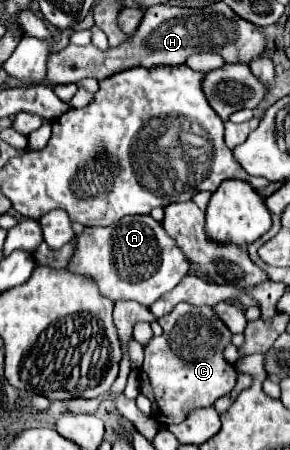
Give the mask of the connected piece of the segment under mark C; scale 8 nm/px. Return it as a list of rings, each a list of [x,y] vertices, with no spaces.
[[[181,302],[159,320],[159,326],[163,328],[163,334],[153,338],[145,348],[145,362],[141,366],[141,394],[147,396],[153,404],[153,418],[163,424],[179,424],[185,420],[185,416],[201,406],[211,406],[217,398],[229,394],[237,380],[237,370],[233,364],[229,364],[223,356],[225,346],[231,344],[231,332],[221,322],[221,318],[213,312],[211,306],[193,306],[187,302]]]

